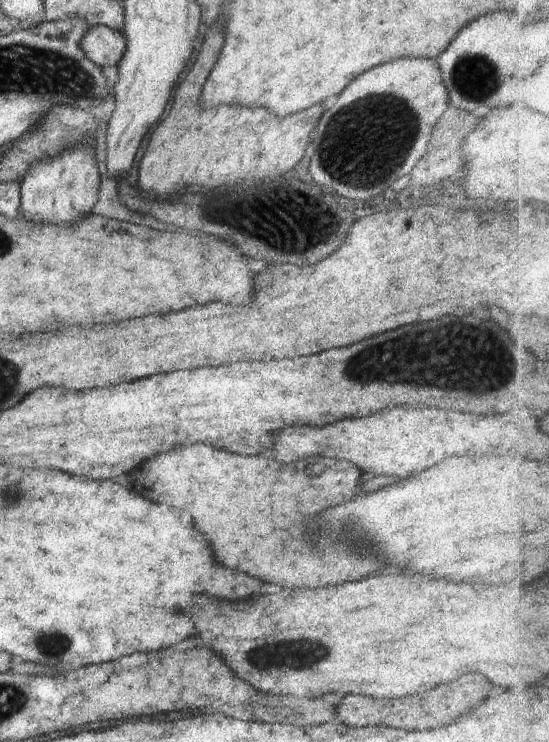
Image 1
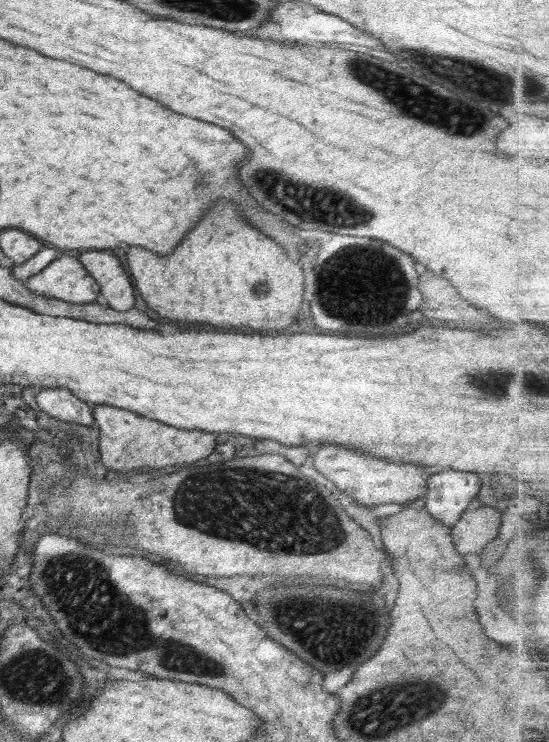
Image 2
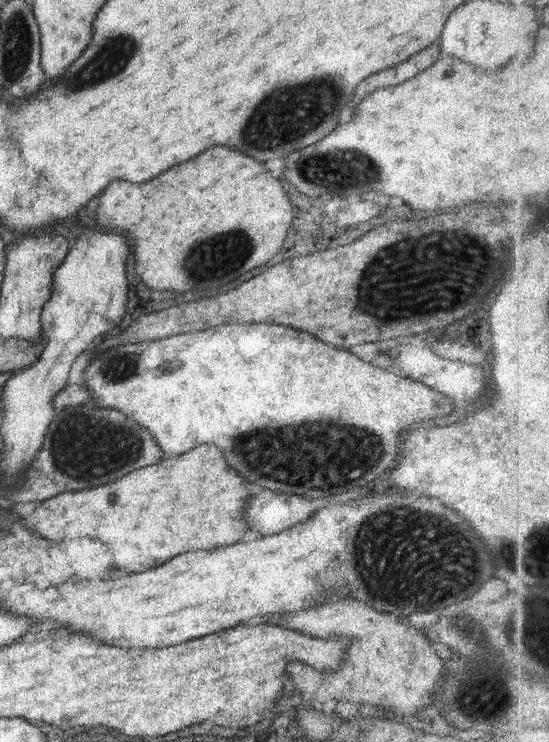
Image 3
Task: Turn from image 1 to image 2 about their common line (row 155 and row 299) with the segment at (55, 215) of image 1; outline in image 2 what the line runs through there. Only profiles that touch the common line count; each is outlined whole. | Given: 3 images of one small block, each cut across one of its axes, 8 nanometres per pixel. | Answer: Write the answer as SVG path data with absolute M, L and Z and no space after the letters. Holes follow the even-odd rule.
M60 254L38 274L25 281L34 293L73 304L88 304L100 296L100 285L80 263L80 259Z

